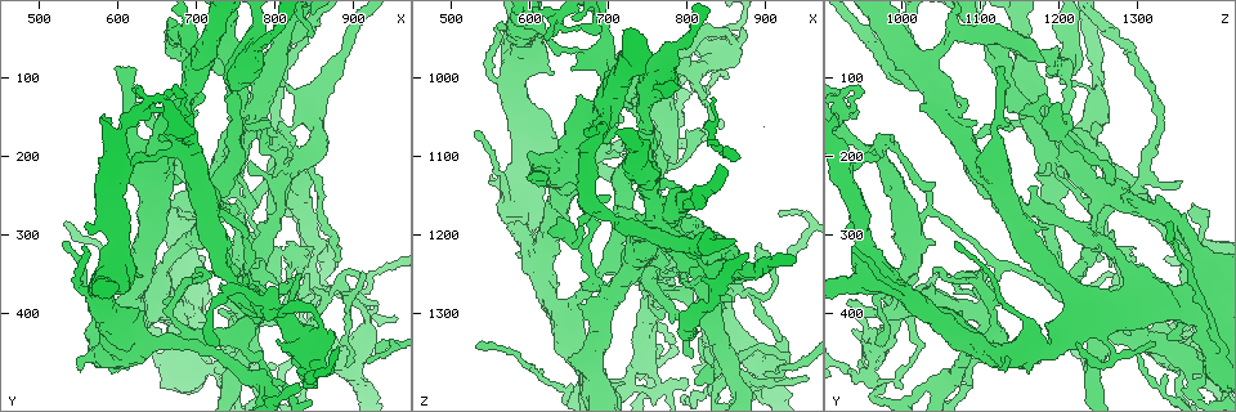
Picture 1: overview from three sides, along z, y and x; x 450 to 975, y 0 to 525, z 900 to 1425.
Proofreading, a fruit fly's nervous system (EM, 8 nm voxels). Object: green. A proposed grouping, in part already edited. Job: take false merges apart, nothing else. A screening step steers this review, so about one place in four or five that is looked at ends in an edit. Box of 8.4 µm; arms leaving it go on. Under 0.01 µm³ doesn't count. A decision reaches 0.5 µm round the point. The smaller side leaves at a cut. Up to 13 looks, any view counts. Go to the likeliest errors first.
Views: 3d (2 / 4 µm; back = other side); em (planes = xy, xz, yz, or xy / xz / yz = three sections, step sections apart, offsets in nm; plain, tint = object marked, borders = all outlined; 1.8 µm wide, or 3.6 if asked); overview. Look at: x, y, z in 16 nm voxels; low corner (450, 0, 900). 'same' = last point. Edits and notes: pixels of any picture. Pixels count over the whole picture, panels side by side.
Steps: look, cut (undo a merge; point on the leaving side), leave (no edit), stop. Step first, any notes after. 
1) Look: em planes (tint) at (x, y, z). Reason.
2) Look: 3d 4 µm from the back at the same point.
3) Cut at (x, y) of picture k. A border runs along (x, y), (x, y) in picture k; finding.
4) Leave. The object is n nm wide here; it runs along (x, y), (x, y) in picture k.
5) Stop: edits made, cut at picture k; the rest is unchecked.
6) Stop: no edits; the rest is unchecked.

Look: 3d 2 µm at (855, 320, 1360). Four arms meet.

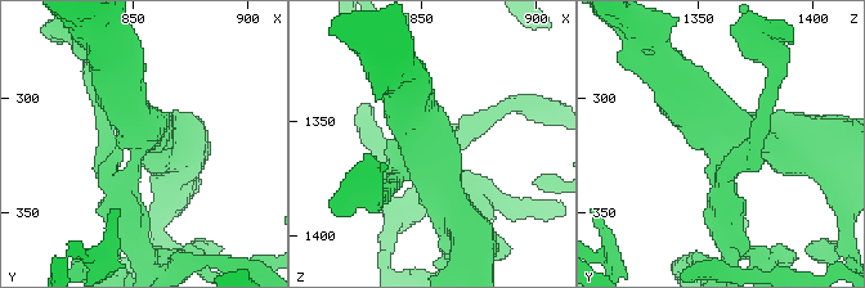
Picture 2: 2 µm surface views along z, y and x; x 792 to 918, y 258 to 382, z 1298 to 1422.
Look: em 3.6 µm xz step 4 (borders) at (853, 316, 1358). 4 arms meet here; now the EM.

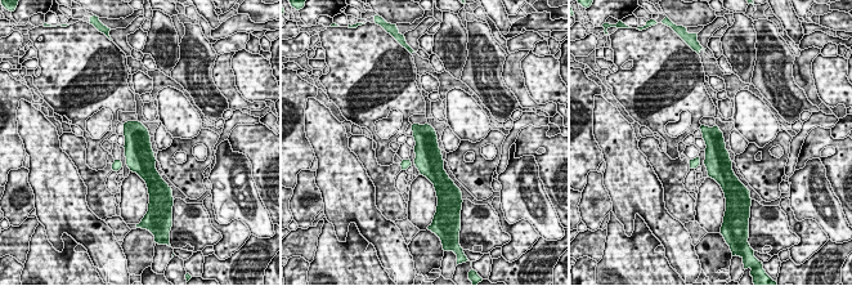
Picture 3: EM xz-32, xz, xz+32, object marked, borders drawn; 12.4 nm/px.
Leave. The object is 280 nm wide here; continuous, no second cell.

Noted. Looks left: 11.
Look: em planes (plain) at (750, 430, 1300). Sharp bend.

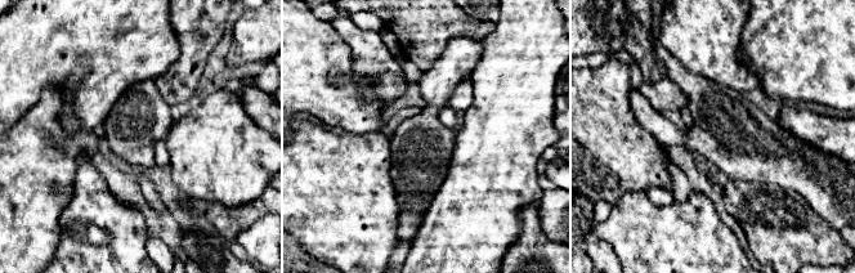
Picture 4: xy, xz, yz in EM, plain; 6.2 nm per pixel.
Look: em planes (tint) at the same point.

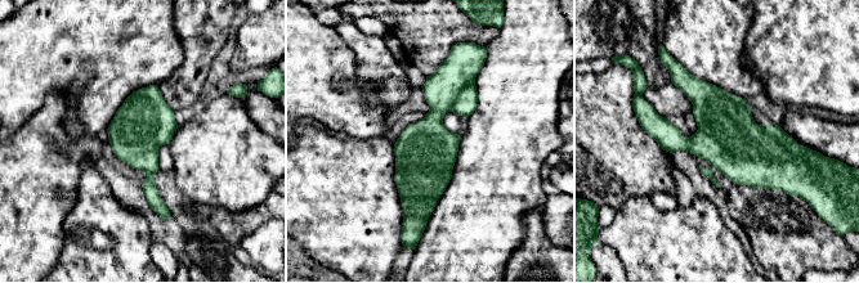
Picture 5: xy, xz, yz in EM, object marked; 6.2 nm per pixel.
Leave. All the same cell.

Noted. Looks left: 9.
Look: 3d 2 µm at (815, 190, 1245).

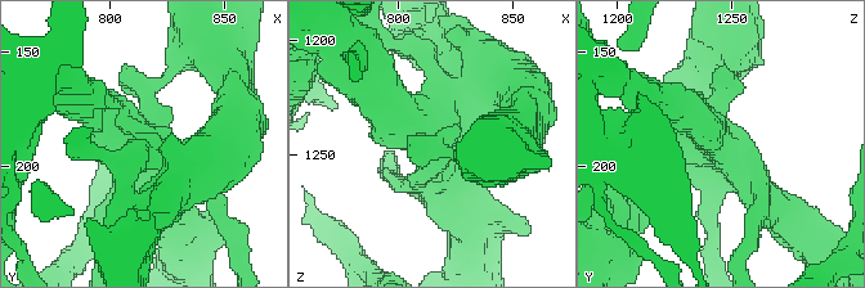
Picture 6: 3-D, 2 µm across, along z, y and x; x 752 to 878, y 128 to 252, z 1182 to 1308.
Look: em planes (tint) at (815, 191, 1247). Need the tissue.

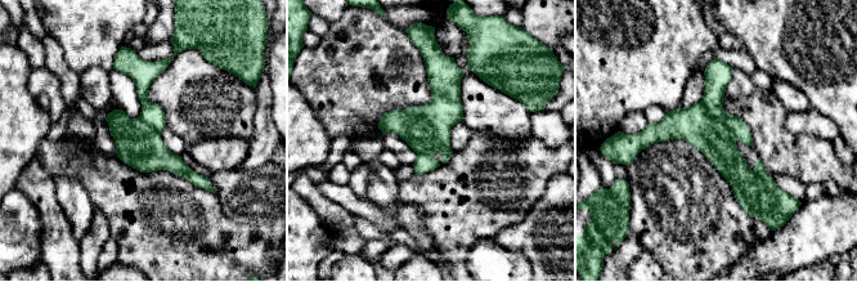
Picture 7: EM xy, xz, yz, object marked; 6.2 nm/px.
Leave. The object is 280 nm wide here; continuous, no second cell.

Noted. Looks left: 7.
Look: em planes (plain) at (760, 300, 1245). Closes a loop.

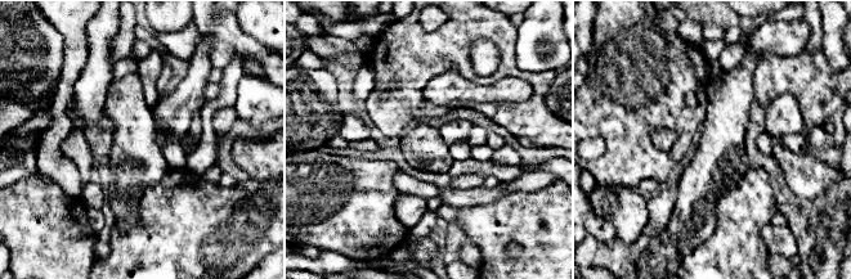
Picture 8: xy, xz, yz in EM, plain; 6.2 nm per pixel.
Look: em planes (tint) at the same point.

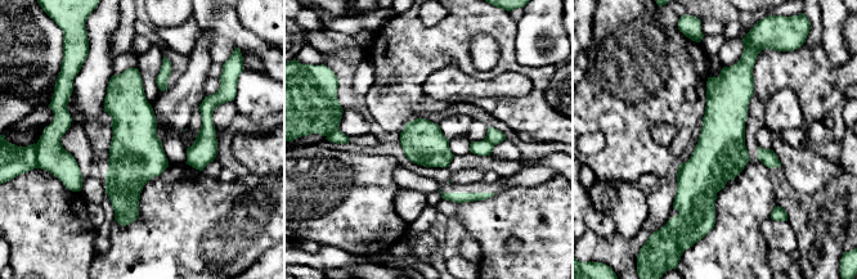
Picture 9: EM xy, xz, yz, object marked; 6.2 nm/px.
Leave. One cell here.

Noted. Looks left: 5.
Look: 3d 2 µm at (895, 450, 1360). Abrupt turn.

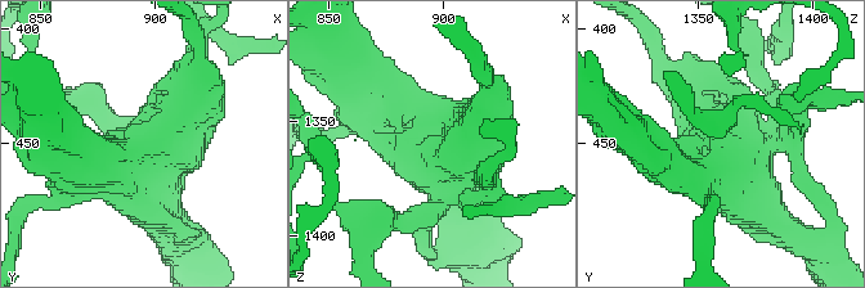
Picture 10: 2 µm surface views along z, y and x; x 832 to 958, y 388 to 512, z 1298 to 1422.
Look: em 3.6 µm planes (tint) at (896, 454, 1363).

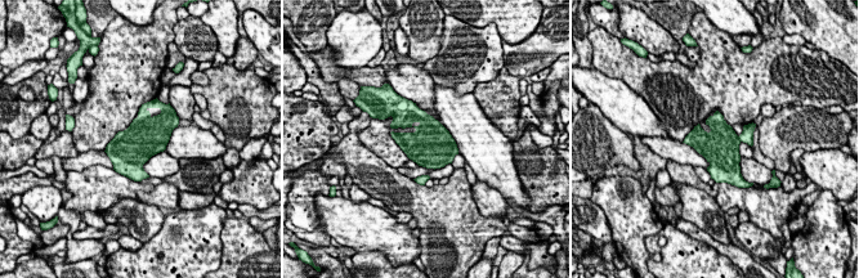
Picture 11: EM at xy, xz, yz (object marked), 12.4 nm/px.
Leave. All the same cell.

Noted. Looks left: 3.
Look: em xy step 4 (tint) at (685, 195, 965). A narrow waist.

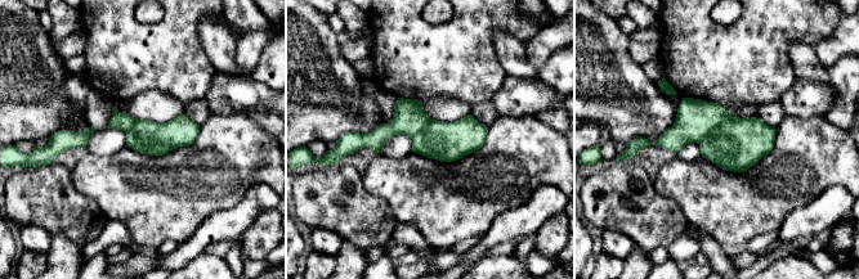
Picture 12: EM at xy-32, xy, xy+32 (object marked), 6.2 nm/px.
Look: em xz step 16 (tint) at the same point.

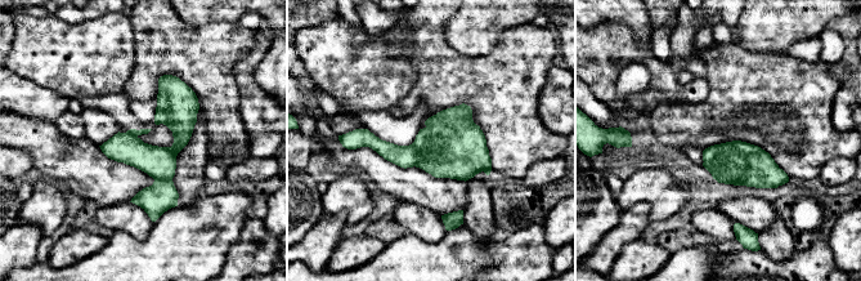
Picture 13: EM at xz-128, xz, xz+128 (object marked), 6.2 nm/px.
Leave. It runs along (169, 77), (179, 143), (155, 215) in picture 13; continuous, no second cell.

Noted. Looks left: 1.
Stop: no edits; the rest is unchecked.

